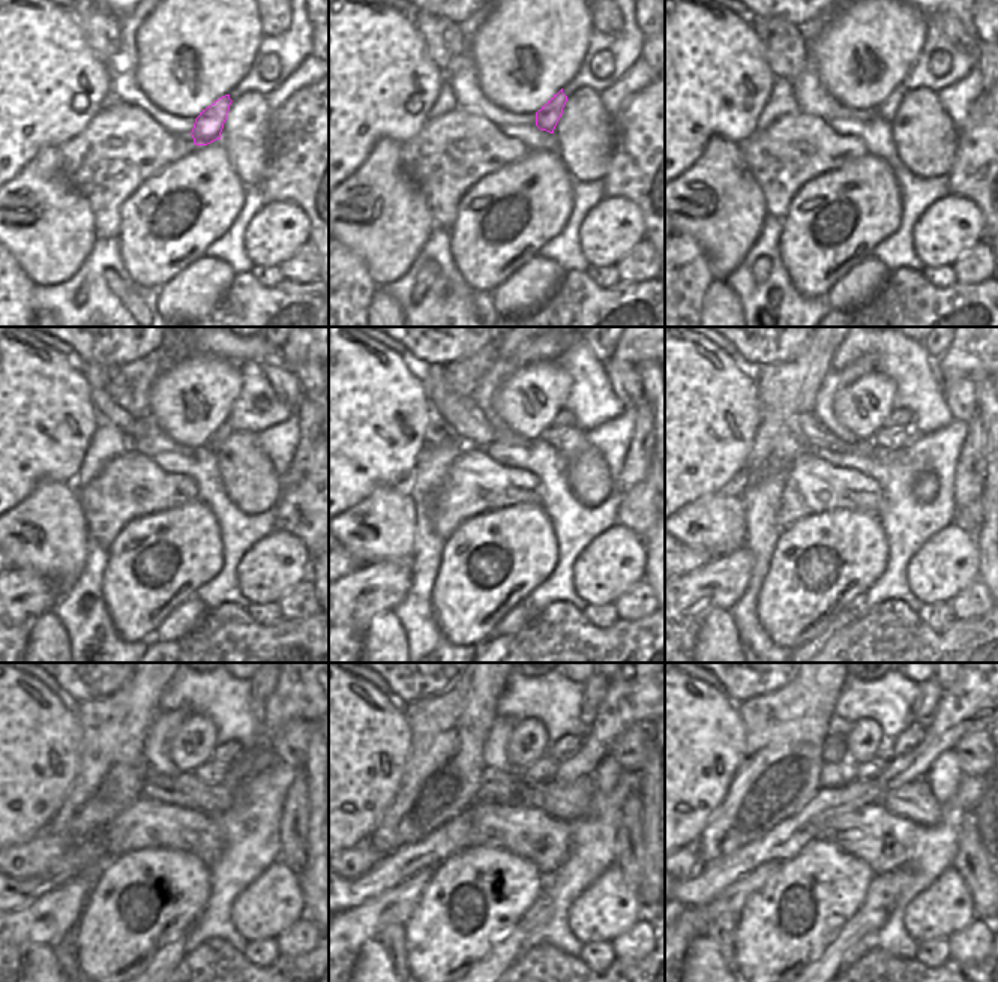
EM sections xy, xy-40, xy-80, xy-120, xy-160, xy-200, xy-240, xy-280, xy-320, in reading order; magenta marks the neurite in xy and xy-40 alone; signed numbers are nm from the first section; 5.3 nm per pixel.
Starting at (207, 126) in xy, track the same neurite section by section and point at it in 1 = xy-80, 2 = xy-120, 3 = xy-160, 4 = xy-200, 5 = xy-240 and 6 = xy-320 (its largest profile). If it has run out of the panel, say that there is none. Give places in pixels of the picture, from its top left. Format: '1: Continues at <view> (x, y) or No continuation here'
1: Continues at xy-80 (887, 110)
2: Continues at xy-120 (216, 438)
3: Continues at xy-160 (565, 419)
4: Continues at xy-200 (899, 417)
5: Continues at xy-240 (231, 750)
6: Continues at xy-320 (908, 739).

